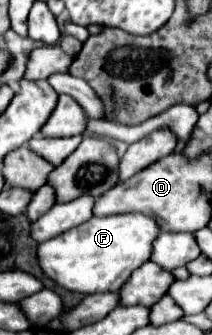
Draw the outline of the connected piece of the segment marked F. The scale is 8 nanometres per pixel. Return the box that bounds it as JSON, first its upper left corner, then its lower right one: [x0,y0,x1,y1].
[38,212,158,294]

